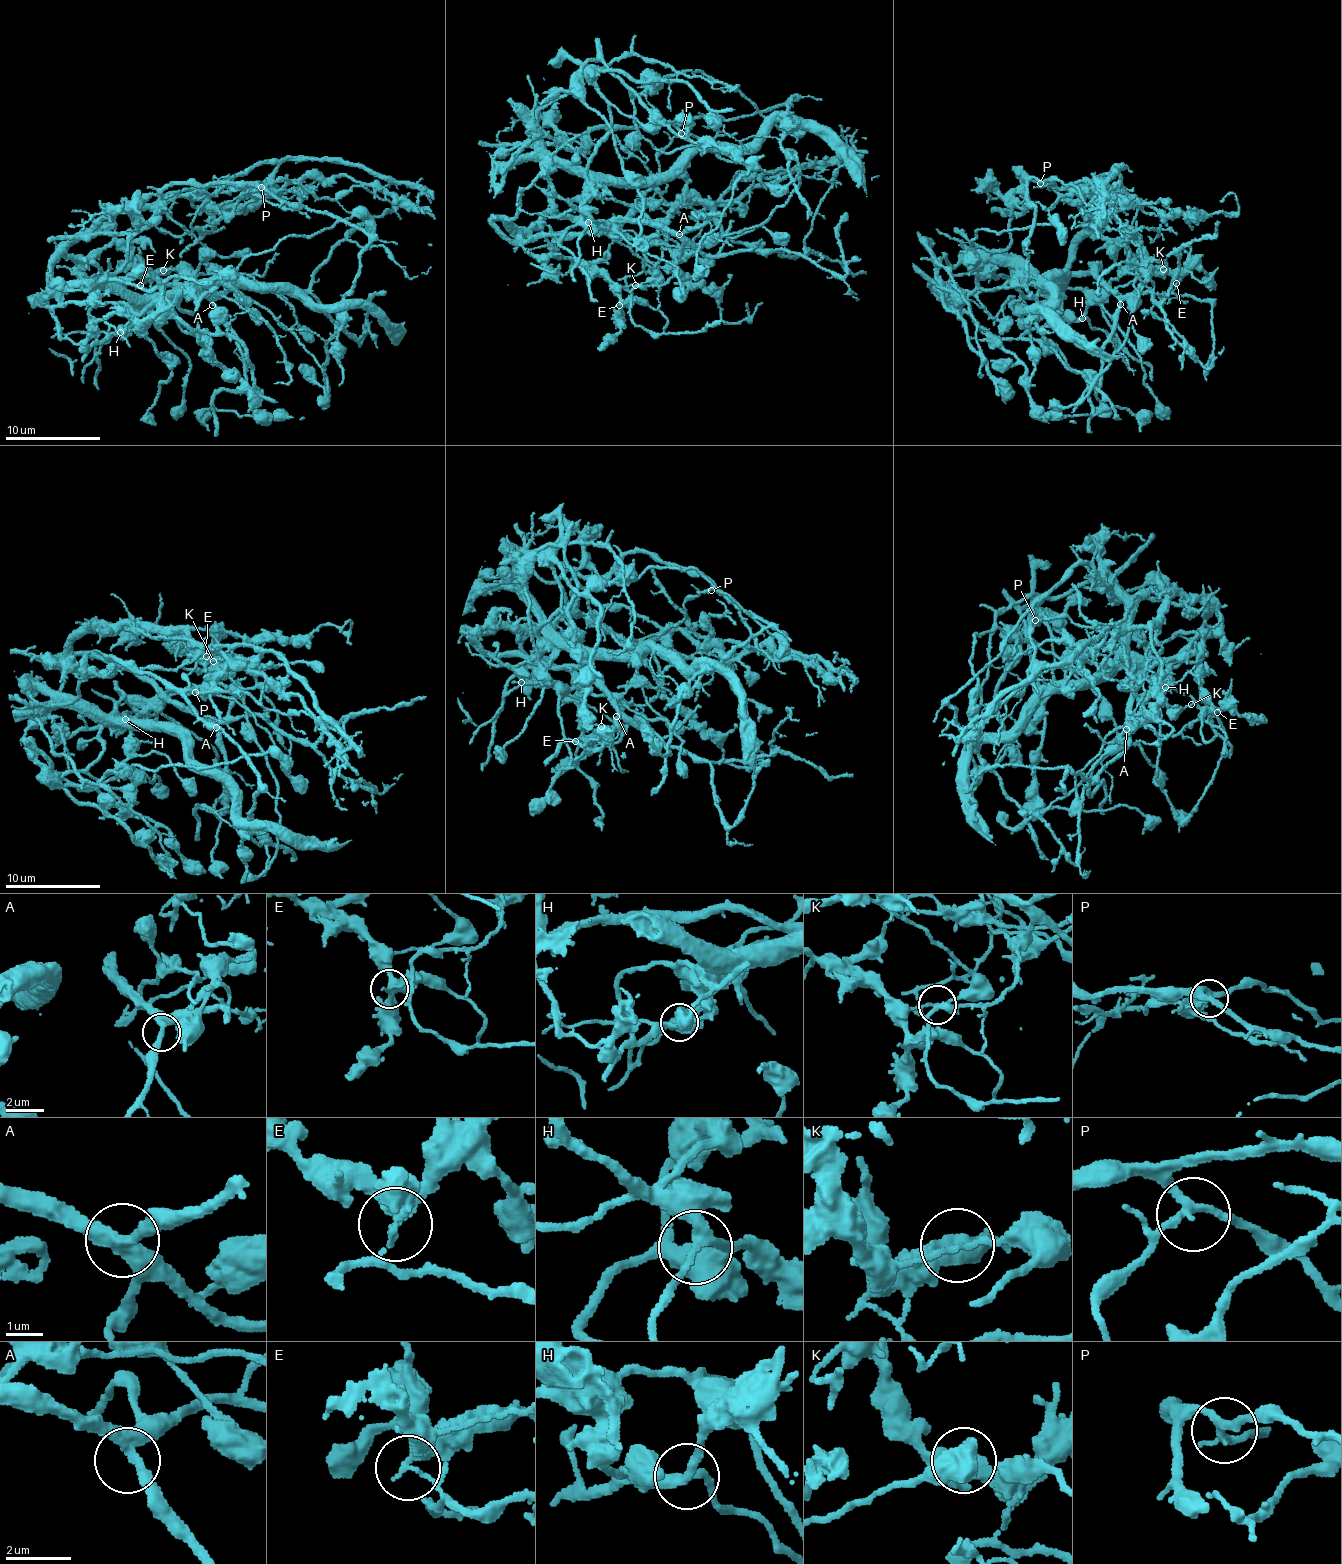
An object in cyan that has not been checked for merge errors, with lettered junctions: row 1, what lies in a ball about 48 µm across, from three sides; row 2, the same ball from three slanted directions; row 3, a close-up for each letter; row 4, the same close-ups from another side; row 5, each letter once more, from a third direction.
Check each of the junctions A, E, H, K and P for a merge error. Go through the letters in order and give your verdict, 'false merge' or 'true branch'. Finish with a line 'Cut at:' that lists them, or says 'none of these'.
A: true branch
E: false merge
H: true branch
K: false merge
P: true branch
Cut at: E, K

